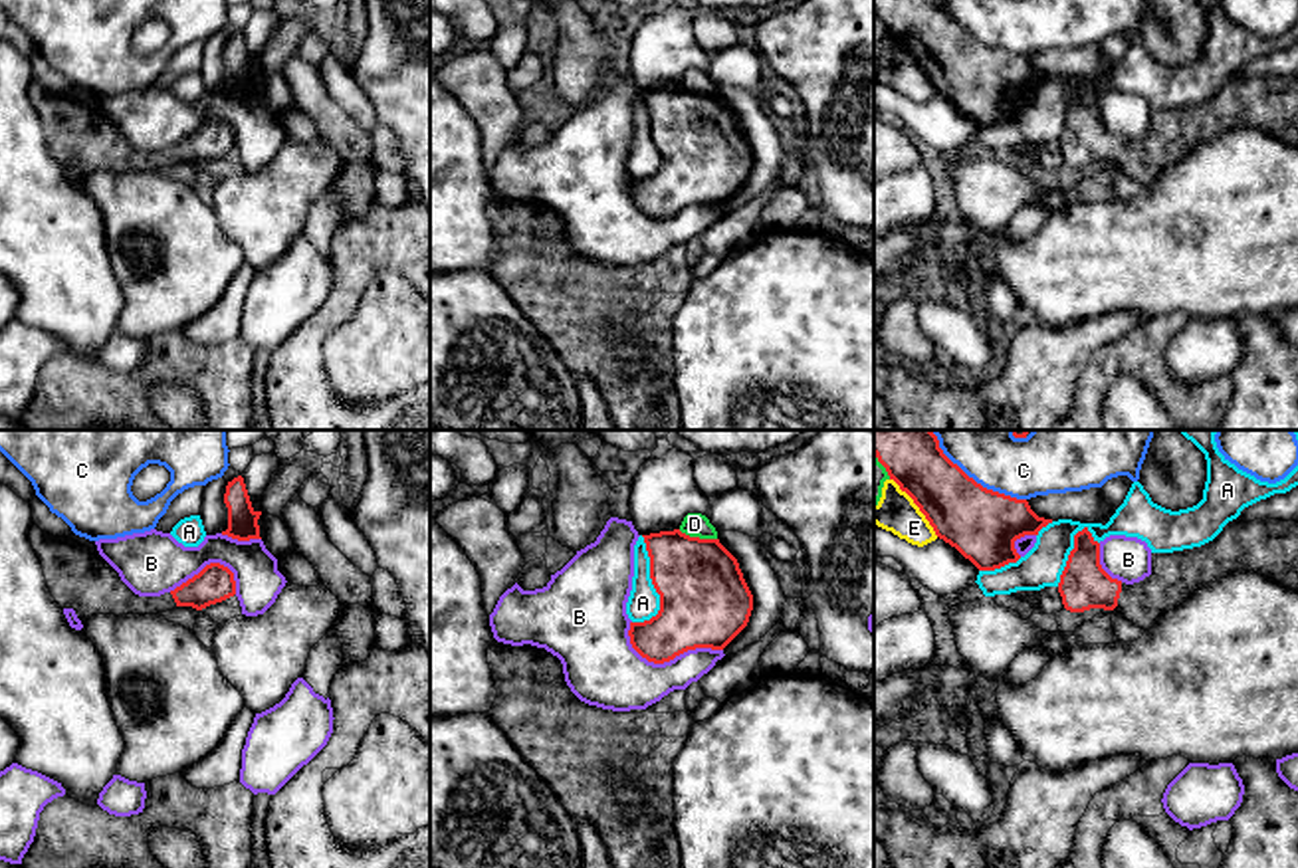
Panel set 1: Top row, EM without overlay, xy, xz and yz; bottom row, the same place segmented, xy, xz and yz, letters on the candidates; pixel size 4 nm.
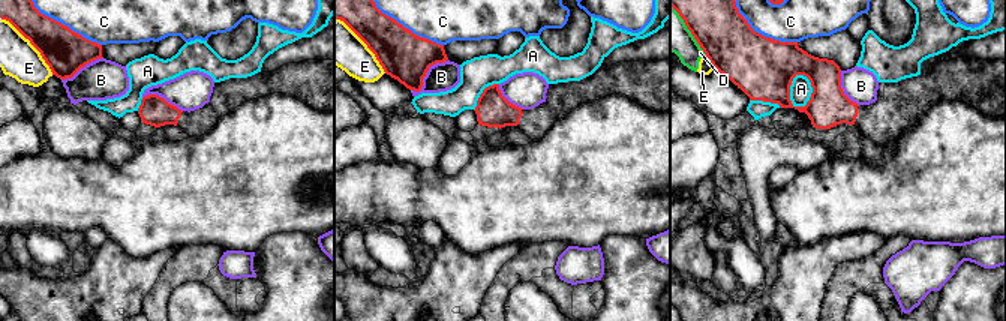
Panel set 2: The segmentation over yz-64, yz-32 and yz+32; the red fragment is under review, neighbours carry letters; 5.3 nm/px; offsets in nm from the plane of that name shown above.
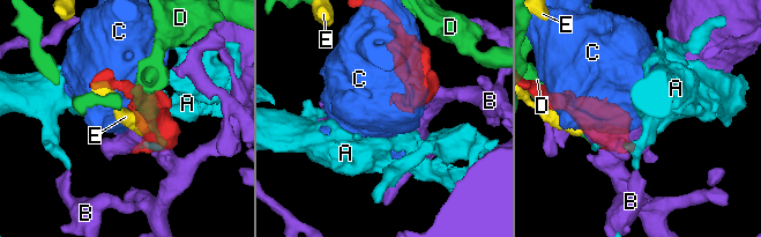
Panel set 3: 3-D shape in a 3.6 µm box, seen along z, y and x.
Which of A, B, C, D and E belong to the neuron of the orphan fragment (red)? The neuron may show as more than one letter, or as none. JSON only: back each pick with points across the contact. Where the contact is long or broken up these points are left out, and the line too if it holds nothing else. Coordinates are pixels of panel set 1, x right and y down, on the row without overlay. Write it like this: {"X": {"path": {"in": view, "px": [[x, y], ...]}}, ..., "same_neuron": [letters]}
{"same_neuron": []}

